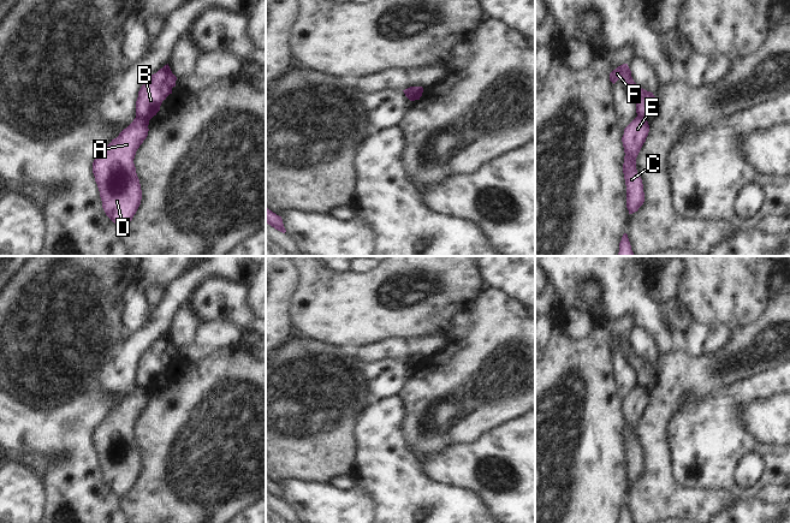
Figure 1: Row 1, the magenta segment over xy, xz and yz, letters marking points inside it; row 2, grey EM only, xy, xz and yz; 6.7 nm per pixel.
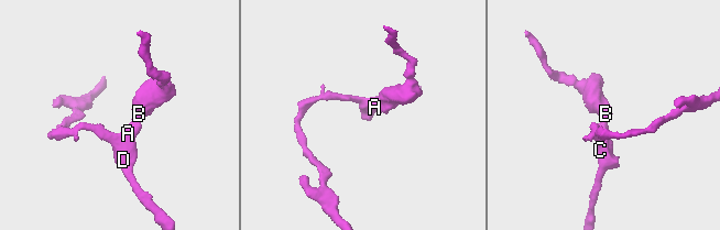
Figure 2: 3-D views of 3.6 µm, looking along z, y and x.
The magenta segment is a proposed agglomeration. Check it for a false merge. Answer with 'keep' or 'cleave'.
cleave

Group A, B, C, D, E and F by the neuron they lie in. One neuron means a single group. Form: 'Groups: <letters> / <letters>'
Groups: A C D E / B F

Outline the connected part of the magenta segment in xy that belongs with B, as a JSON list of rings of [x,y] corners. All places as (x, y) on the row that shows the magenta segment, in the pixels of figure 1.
[[[168,64],[152,75],[138,91],[136,101],[136,117],[152,119],[160,111],[166,97],[172,94],[177,77],[172,73]]]

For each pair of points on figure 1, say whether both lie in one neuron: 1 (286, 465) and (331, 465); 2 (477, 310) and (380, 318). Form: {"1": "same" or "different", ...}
{"1": "same", "2": "different"}

